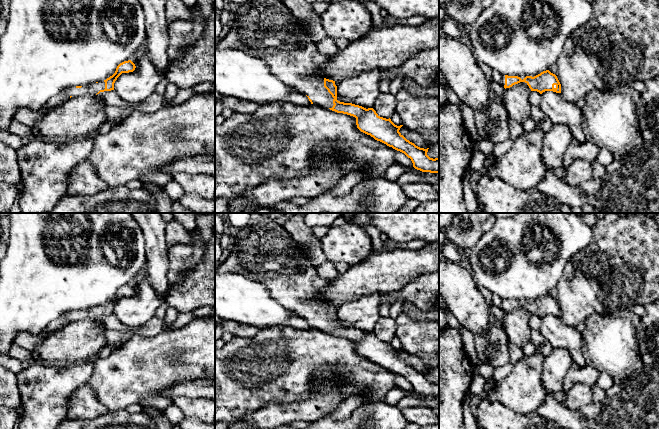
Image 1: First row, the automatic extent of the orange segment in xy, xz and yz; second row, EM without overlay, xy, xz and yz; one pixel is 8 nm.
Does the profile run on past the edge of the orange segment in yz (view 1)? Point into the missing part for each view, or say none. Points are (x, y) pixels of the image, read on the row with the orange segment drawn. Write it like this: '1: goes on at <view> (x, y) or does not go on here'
1: goes on at yz (503, 77)

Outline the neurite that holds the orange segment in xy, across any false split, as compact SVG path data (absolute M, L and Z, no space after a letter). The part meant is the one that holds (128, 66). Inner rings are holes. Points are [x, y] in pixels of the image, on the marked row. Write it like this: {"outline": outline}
{"outline": "M131 60L124 61L117 66L115 73L106 80L92 83L90 85L83 87L82 86L70 87L65 89L63 93L65 93L71 98L85 94L97 95L100 92L114 90L114 83L117 80L117 78L122 73L133 72L135 68L136 66Z"}

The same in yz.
{"outline": "M549 70L543 71L540 74L532 77L526 76L523 80L518 76L503 75L501 78L501 85L506 89L515 84L525 82L531 91L537 91L542 94L545 91L553 91L561 93L561 84L557 76Z"}

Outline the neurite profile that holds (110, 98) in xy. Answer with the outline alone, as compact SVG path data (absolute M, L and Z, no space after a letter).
M114 90L104 91L97 94L97 97L101 99L106 106L114 106L119 108L132 108L138 104L129 103L122 100Z

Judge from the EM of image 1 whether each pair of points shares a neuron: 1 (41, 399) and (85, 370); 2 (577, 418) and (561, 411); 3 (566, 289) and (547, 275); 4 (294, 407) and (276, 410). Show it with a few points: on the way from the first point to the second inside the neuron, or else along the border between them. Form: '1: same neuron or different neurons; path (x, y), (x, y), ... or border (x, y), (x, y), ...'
1: same neuron; path (52, 388), (60, 380), (74, 375)
2: same neuron; path (573, 418), (568, 418), (565, 415)
3: different neurons; border (568, 261), (555, 287)
4: same neuron; path (290, 410), (280, 410)

